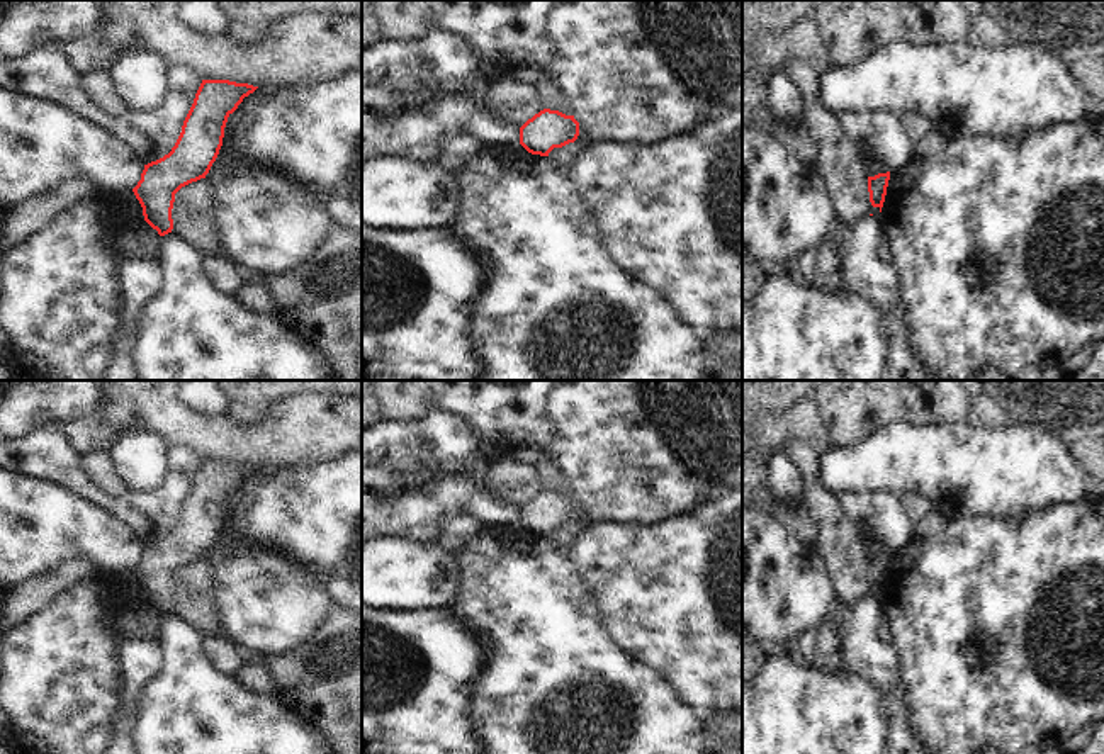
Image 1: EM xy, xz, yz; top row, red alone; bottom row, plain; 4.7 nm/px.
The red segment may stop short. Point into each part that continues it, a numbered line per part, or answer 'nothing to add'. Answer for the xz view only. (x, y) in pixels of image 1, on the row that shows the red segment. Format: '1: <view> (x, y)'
nothing to add

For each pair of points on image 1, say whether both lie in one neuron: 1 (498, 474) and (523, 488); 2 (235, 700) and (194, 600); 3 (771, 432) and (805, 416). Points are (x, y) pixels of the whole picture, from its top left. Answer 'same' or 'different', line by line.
1: same
2: different
3: same

